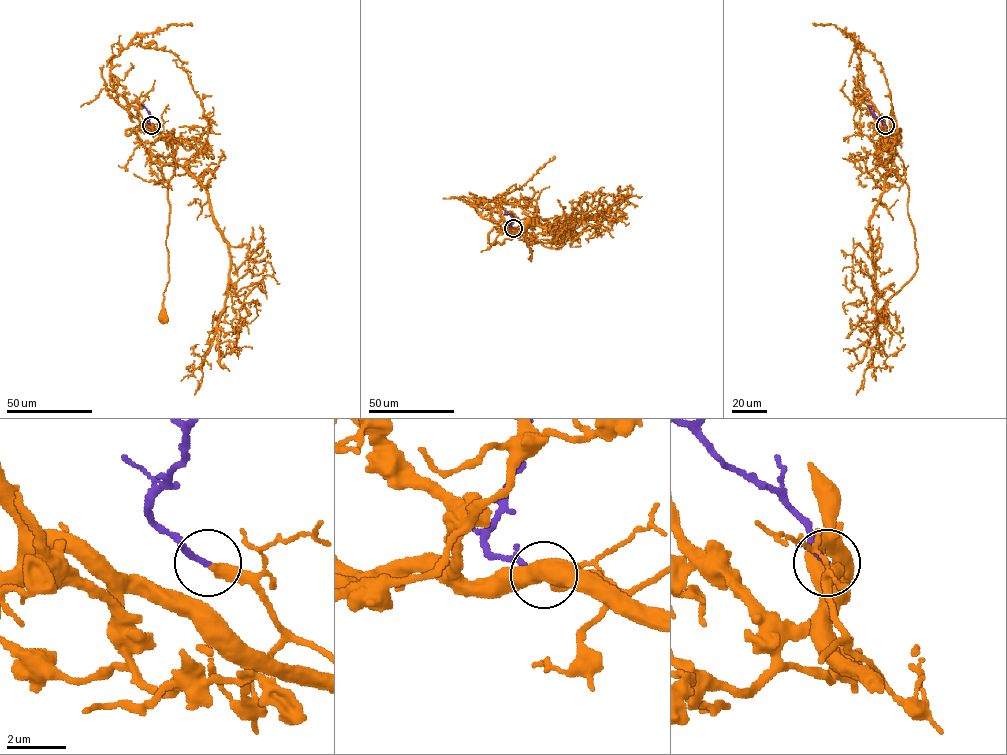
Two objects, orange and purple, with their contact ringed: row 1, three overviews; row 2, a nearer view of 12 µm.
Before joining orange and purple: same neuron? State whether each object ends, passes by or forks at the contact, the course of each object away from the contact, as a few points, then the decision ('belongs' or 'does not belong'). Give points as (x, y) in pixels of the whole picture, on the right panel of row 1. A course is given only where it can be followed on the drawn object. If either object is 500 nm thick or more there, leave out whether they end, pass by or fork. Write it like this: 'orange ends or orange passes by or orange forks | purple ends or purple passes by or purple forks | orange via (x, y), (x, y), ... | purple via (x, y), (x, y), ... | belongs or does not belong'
orange ends | purple ends | orange via (884, 125), (875, 152), (908, 187), (908, 215), (915, 238), (917, 270), (888, 300), (884, 316), (881, 316) | purple via (884, 125), (871, 111), (871, 105) | belongs

